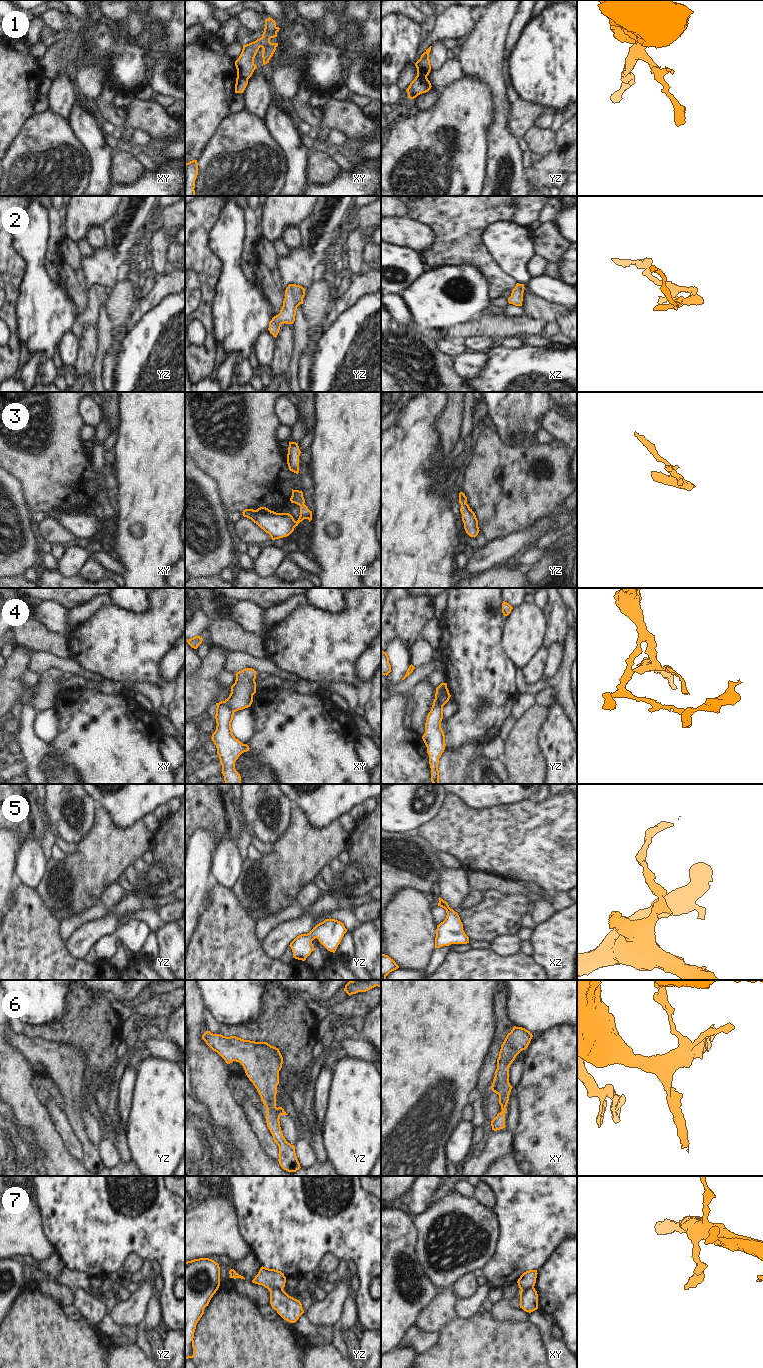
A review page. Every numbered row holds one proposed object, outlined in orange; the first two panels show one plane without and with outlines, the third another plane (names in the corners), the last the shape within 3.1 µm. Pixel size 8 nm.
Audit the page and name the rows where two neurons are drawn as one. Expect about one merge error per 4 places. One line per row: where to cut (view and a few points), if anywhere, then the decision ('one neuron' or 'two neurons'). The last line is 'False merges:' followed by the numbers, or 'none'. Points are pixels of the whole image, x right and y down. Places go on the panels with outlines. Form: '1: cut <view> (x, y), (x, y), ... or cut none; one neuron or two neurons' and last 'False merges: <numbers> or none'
1: cut xy (237, 76), (243, 76), (247, 79); two neurons
2: cut none; one neuron
3: cut none; one neuron
4: cut xy (224, 701), (233, 712); two neurons
5: cut none; one neuron
6: cut none; one neuron
7: cut yz (282, 1288), (272, 1287), (269, 1290); two neurons
False merges: 1, 4, 7

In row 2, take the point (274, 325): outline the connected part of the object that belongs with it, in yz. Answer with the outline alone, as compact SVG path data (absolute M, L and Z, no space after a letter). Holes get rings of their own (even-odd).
M289 284L285 290L285 298L280 313L269 322L268 330L276 338L282 324L293 324L295 321L296 310L303 304L305 289L296 284Z

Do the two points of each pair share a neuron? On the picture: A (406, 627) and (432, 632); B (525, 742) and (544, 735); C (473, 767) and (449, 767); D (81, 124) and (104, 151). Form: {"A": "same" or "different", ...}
{"A": "different", "B": "different", "C": "different", "D": "same"}

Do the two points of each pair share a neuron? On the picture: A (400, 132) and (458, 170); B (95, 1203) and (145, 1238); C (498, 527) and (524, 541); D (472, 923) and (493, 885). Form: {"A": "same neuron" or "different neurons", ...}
{"A": "same neuron", "B": "same neuron", "C": "different neurons", "D": "different neurons"}

